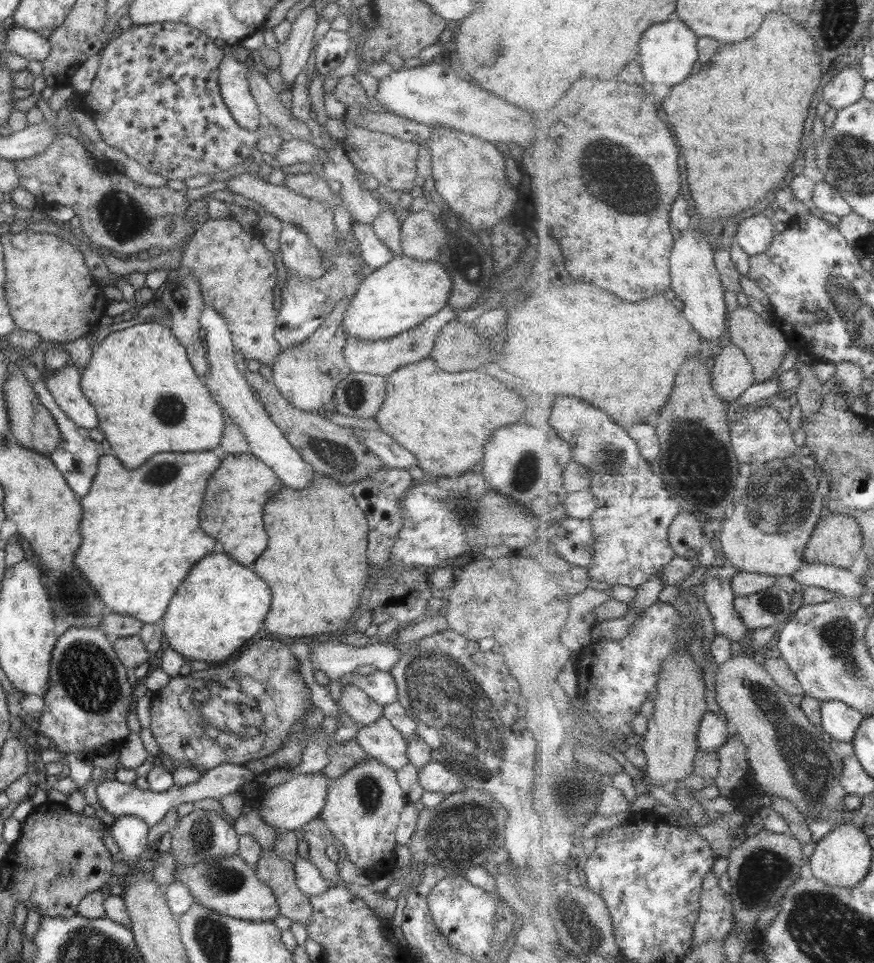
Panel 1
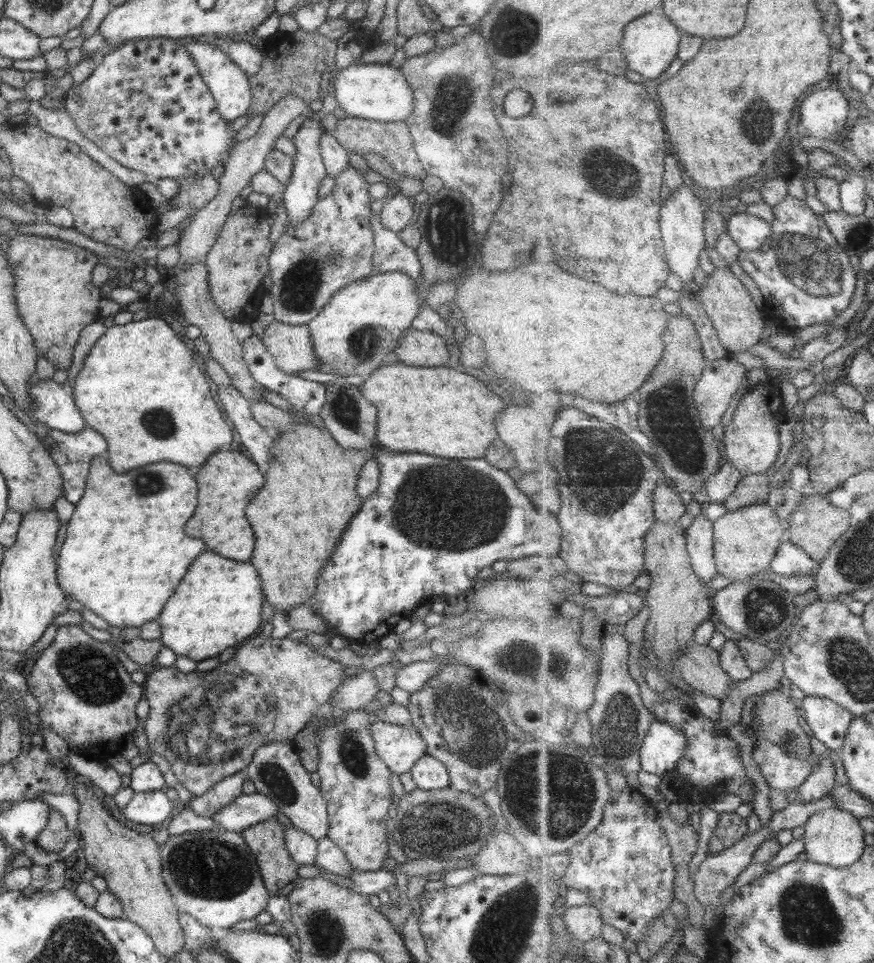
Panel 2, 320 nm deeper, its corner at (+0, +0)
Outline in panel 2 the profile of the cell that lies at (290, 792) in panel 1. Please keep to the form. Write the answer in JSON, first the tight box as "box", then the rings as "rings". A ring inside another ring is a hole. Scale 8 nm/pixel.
{"box":[211,794,277,833],"rings":[[[241,794],[229,806],[211,815],[211,820],[220,831],[240,833],[257,822],[263,822],[267,818],[275,819],[277,812],[275,805],[263,794]]]}

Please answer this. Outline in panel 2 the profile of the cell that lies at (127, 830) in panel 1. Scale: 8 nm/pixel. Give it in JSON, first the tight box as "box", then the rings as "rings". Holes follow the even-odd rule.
{"box":[122,790,173,826],"rings":[[[164,790],[135,793],[122,812],[127,821],[153,826],[161,824],[173,810]]]}

